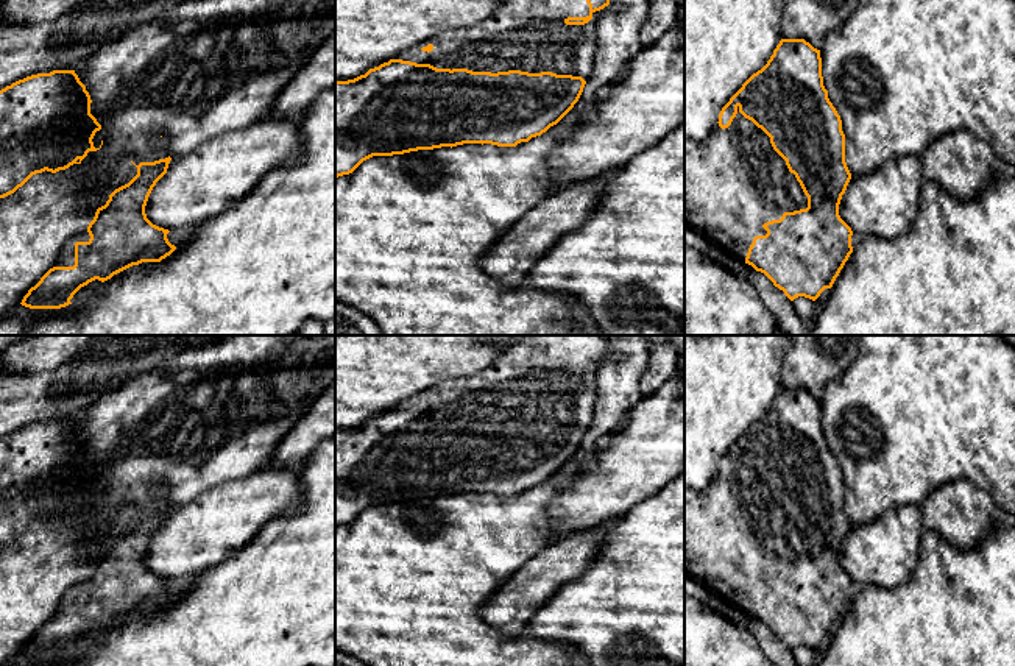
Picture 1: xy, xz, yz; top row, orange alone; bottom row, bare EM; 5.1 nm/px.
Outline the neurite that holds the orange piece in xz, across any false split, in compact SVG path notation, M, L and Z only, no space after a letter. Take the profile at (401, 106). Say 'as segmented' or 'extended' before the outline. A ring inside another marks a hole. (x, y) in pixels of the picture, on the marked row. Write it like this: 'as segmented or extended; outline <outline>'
extended; outline M502 0L497 11L479 25L443 31L399 53L388 62L370 69L365 75L348 81L335 81L335 178L352 173L363 161L373 156L393 156L441 147L452 148L463 143L516 147L521 142L541 136L574 108L585 84L589 81L594 69L596 25L600 11L608 5L610 0Z

